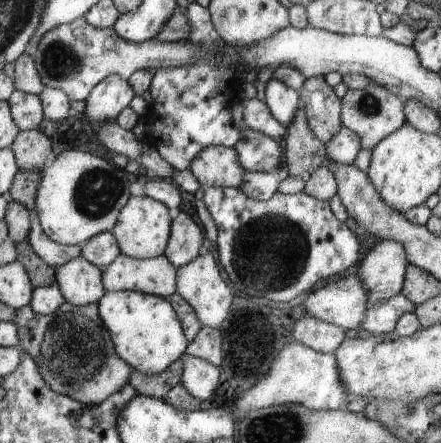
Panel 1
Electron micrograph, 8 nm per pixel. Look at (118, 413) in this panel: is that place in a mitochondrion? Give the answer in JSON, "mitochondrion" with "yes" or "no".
{"mitochondrion":"no"}

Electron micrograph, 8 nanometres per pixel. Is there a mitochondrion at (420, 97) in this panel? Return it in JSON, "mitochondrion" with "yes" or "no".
{"mitochondrion":"no"}

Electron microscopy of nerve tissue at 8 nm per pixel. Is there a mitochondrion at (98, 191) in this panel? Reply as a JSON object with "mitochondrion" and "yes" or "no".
{"mitochondrion":"yes"}

